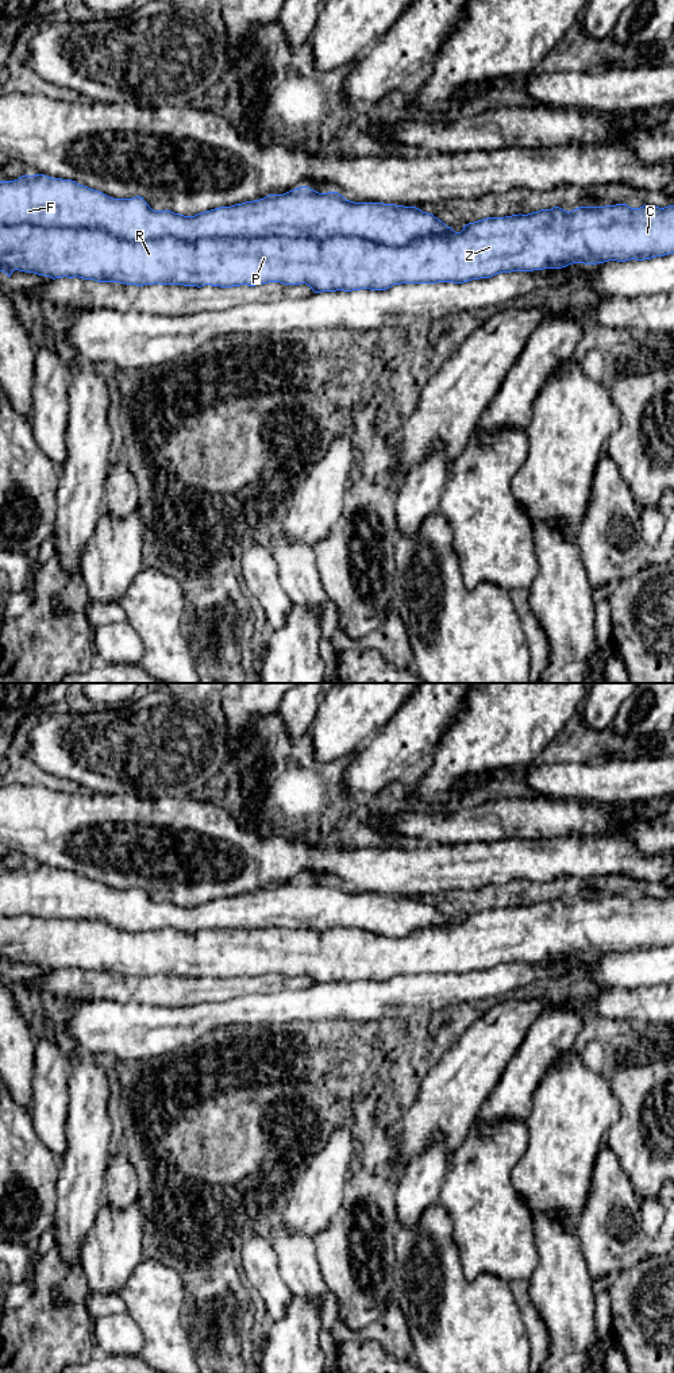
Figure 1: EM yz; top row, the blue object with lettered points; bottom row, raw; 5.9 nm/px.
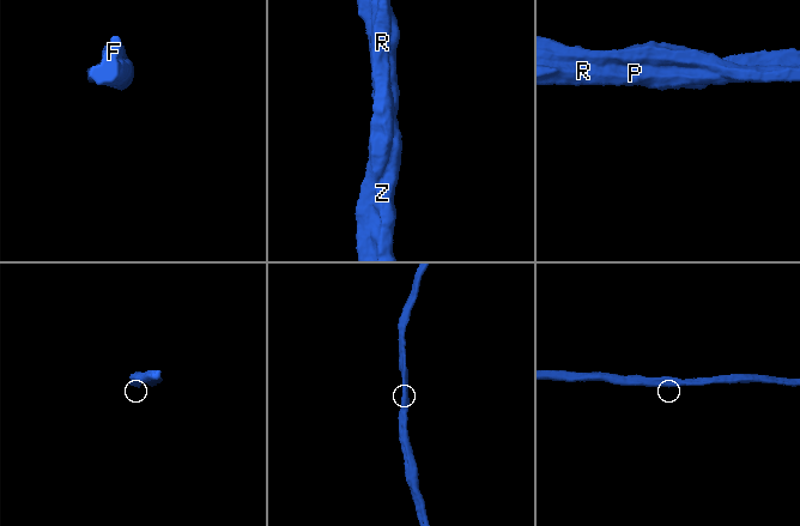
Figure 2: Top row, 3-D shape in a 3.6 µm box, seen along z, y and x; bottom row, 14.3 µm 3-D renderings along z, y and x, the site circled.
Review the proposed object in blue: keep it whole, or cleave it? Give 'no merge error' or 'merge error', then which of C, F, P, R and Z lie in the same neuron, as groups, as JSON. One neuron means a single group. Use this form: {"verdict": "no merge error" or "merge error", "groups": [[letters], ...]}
{"verdict": "no merge error", "groups": [["C", "F", "P", "R", "Z"]]}

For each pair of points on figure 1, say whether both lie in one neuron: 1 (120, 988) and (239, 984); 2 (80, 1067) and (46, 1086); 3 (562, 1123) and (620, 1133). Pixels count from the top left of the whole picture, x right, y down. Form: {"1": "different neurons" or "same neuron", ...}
{"1": "same neuron", "2": "different neurons", "3": "different neurons"}

